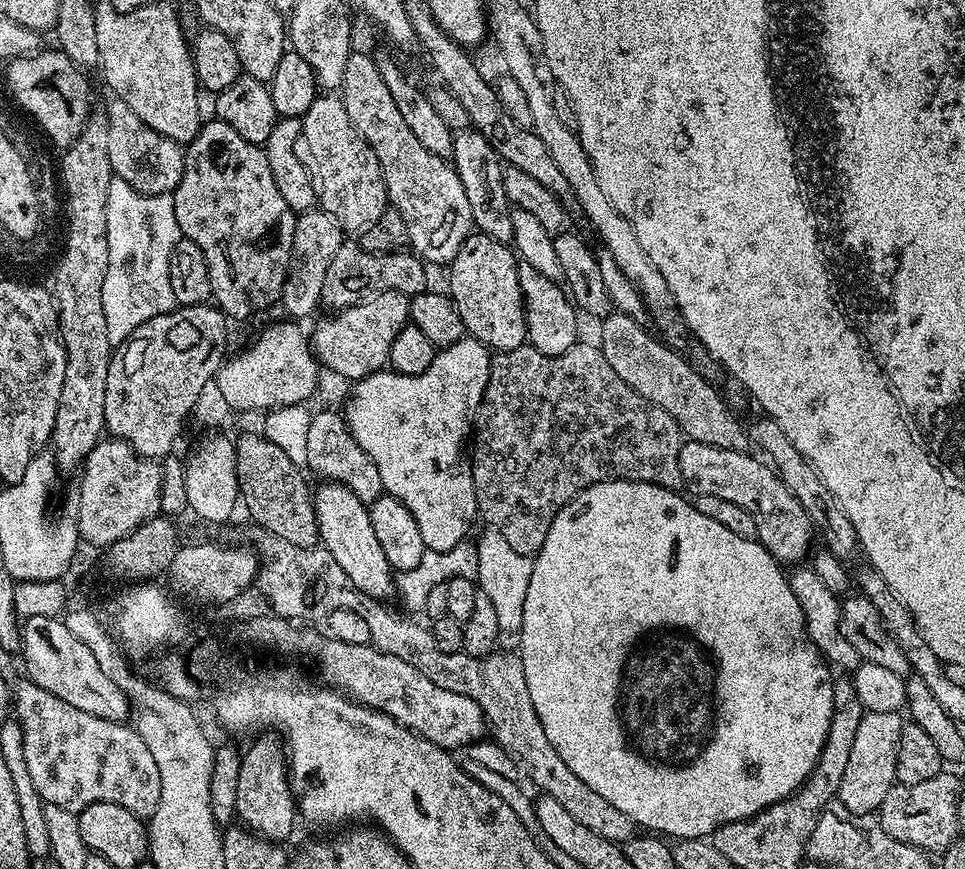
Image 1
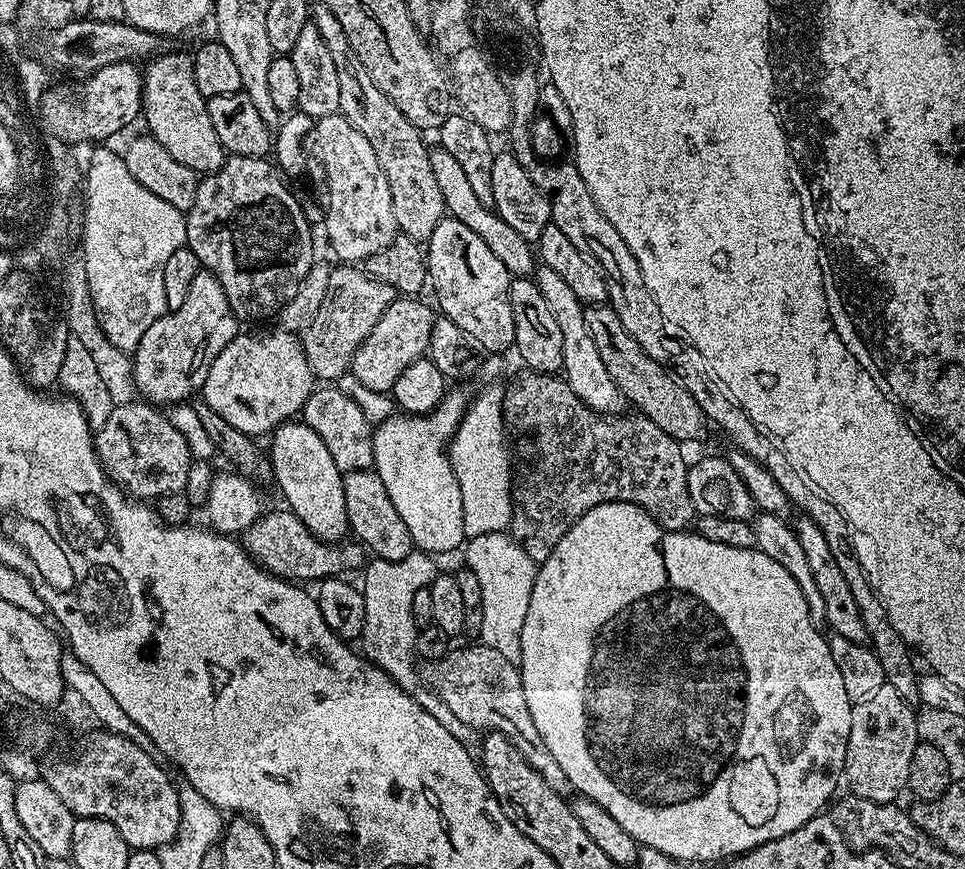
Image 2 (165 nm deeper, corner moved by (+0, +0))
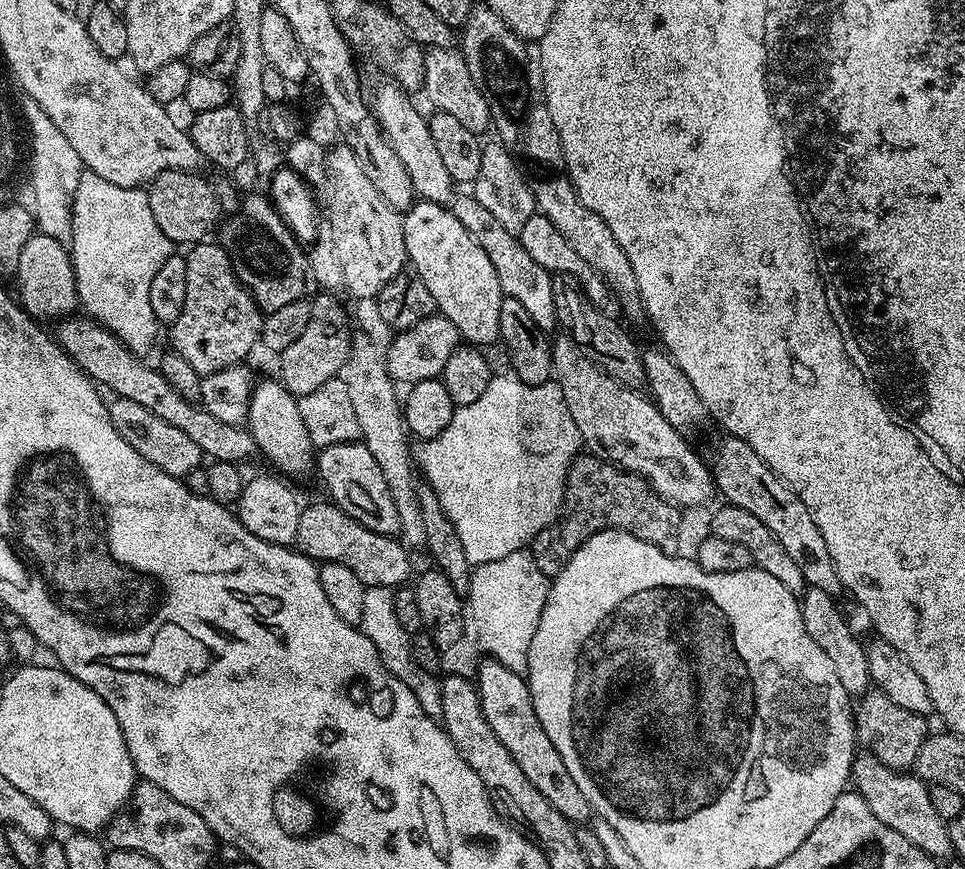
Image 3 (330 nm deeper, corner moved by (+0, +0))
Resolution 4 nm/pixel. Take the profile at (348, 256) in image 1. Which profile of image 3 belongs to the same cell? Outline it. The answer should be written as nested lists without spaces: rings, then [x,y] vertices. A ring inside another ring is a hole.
[[[319,295],[311,297],[310,323],[306,330],[302,330],[298,339],[291,346],[286,346],[286,350],[278,356],[278,379],[297,398],[318,390],[318,386],[324,385],[325,382],[337,379],[343,373],[352,345],[352,332],[350,327],[348,328],[348,316],[344,313],[343,306],[336,301],[335,295]]]

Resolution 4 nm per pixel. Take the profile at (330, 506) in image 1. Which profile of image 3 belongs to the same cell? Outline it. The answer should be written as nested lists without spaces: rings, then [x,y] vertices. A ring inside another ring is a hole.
[[[279,379],[255,381],[249,399],[246,427],[256,443],[259,455],[264,455],[277,468],[275,471],[281,477],[304,476],[308,471],[313,471],[314,449],[310,442],[310,434],[306,434],[302,414],[298,414],[298,399]]]

